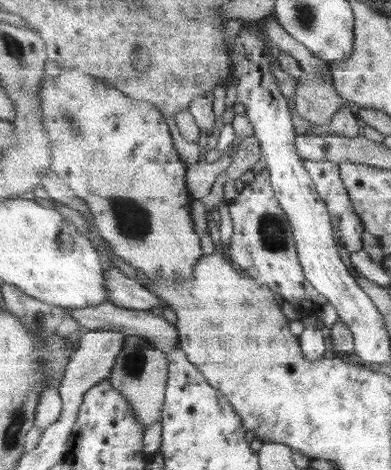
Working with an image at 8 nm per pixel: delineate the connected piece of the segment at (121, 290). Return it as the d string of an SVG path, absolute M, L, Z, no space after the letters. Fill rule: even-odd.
M107 266L104 275L109 302L121 308L144 311L158 311L157 306L163 306L163 302L155 293L134 278L123 274L121 269Z

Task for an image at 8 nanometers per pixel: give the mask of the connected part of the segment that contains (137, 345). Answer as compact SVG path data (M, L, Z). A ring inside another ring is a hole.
M127 336L122 353L118 356L117 364L109 379L112 385L127 398L135 412L135 418L147 430L155 422L161 422L166 405L166 388L170 373L170 359L167 353L151 345L145 337Z

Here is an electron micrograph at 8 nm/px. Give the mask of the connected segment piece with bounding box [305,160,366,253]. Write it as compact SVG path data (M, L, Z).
M309 160L305 164L327 204L333 225L339 230L340 238L345 241L345 248L349 253L363 250L361 234L364 234L366 227L351 204L340 164L329 160Z

